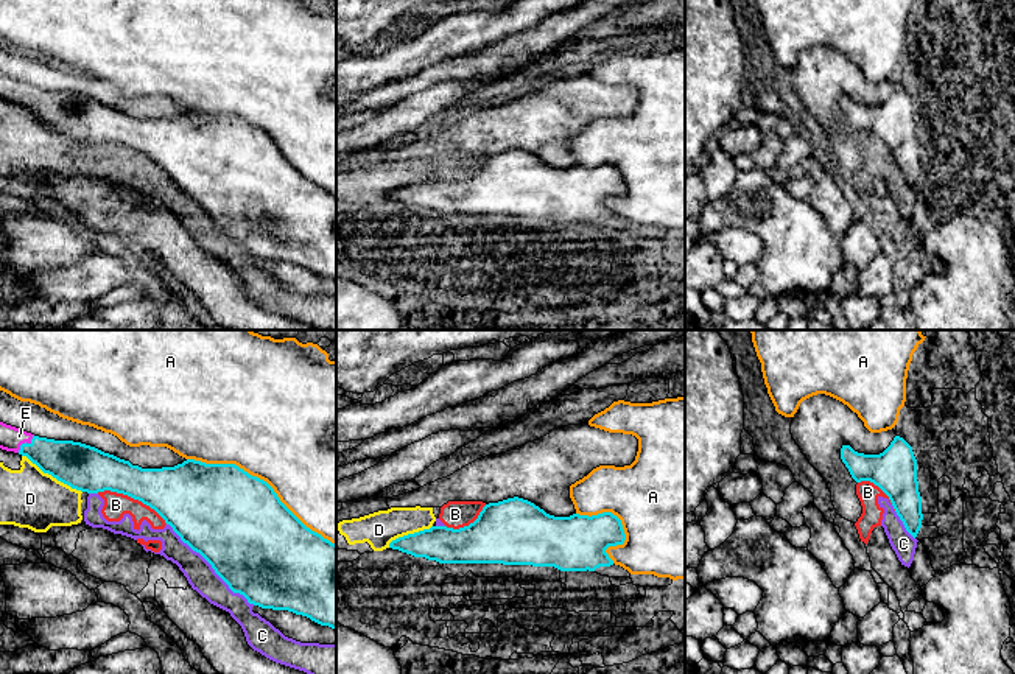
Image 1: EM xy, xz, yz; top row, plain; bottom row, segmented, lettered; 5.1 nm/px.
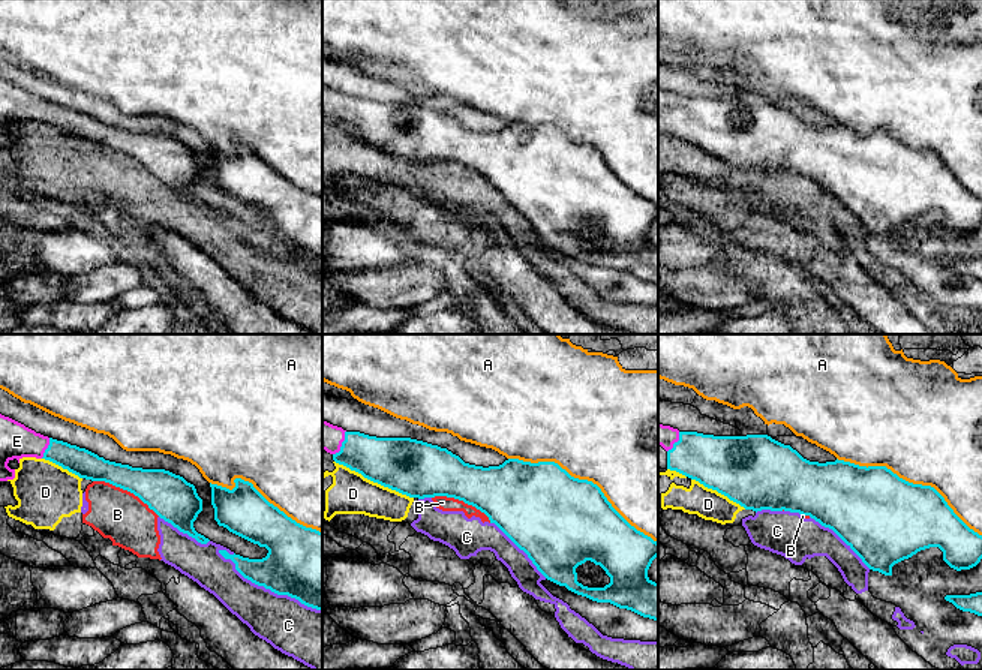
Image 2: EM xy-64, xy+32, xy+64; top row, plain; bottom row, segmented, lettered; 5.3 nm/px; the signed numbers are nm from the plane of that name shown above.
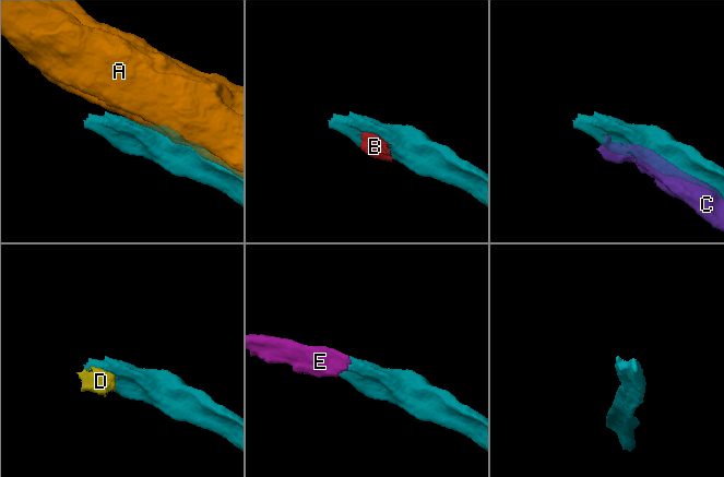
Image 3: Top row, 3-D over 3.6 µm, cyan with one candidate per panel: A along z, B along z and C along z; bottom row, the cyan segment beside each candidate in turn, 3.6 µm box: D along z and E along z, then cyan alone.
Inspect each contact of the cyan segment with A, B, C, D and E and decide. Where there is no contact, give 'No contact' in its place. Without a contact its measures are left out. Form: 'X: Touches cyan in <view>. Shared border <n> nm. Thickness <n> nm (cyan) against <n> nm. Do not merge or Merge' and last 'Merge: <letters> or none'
A: Touches cyan in xy. Shared border 900 nm. Thickness 500 nm (cyan) against 500 nm. Do not merge
B: Touches cyan in xy. Shared border 400 nm. Thickness 300 nm (cyan) against 130 nm. Do not merge
C: Touches cyan in xy. Shared border 600 nm. Thickness 500 nm (cyan) against 150 nm. Do not merge
D: Touches cyan in xy. Shared border 360 nm. Thickness 240 nm (cyan) against 300 nm. Do not merge
E: Touches cyan in xy. Shared border 130 nm. Thickness 220 nm (cyan) against 120 nm. Merge
Merge: E

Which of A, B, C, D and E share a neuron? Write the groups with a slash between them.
A / B C D / E

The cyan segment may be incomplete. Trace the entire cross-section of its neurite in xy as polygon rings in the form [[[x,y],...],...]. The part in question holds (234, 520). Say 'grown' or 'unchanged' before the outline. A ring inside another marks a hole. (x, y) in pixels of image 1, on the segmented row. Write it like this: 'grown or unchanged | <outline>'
grown | [[[0,422],[0,448],[26,456],[72,489],[128,495],[154,509],[249,604],[288,610],[336,629],[336,545],[307,528],[263,479],[235,464],[187,459],[174,467],[142,469],[95,447],[39,437]]]

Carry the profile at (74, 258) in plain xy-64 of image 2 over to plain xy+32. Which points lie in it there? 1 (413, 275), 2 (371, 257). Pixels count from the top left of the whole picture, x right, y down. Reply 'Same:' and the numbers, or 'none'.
Same: 2

